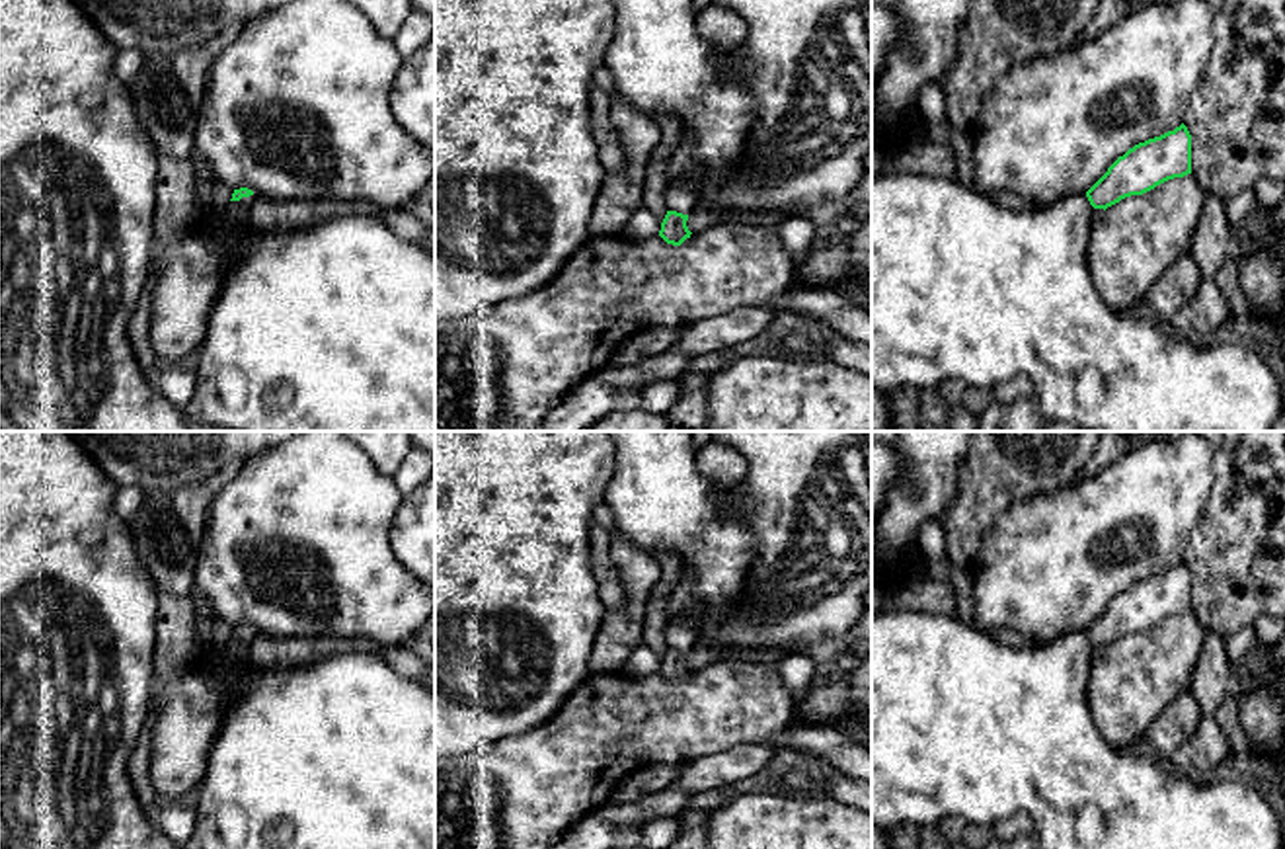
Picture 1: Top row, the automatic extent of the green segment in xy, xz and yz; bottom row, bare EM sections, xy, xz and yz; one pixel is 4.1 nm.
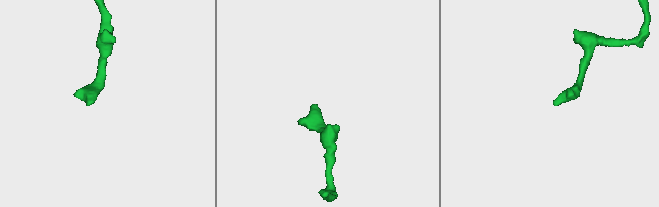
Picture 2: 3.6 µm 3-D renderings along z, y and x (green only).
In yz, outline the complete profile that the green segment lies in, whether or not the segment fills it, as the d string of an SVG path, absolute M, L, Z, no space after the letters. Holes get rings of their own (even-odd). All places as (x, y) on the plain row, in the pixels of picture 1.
M1184 560L1174 568L1129 586L1086 630L1071 630L1051 642L1028 648L1006 646L989 632L967 625L957 617L913 609L877 611L872 617L872 824L881 831L899 826L936 826L946 818L959 818L965 824L985 826L1010 820L1016 814L1028 814L1035 824L1033 841L1039 849L1281 849L1285 839L1279 820L1264 798L1258 781L1184 777L1162 759L1149 759L1131 749L1121 751L1111 748L1094 724L1092 708L1088 705L1088 673L1094 662L1092 650L1096 646L1106 648L1125 634L1143 632L1168 617L1184 615L1188 611L1191 611L1191 572Z

